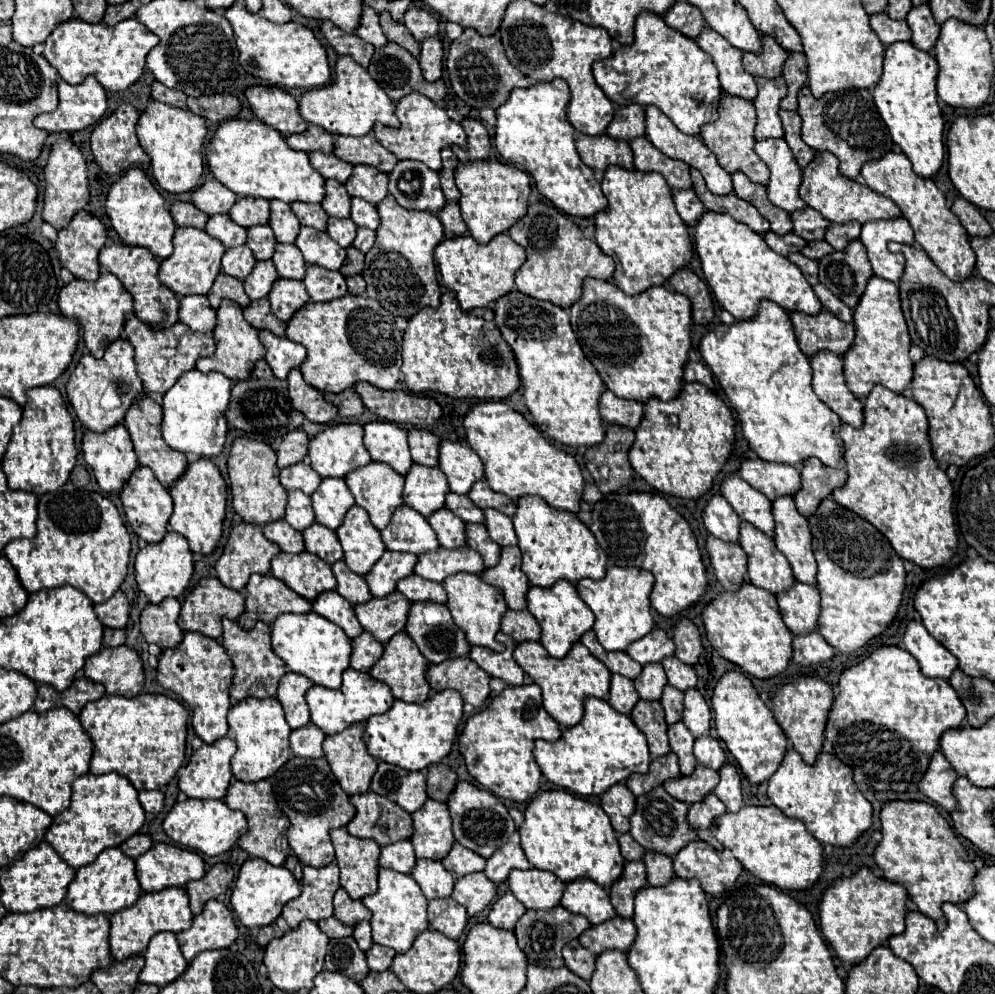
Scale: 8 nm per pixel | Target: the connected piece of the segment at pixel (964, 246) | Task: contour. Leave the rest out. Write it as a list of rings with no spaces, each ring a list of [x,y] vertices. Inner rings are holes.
[[[886,152],[880,160],[870,160],[868,164],[864,164],[860,176],[872,190],[876,190],[896,202],[896,206],[902,210],[902,216],[910,222],[916,242],[926,250],[926,254],[932,258],[932,262],[936,262],[936,266],[946,272],[948,278],[960,282],[974,272],[976,256],[970,248],[968,232],[962,228],[960,220],[946,206],[946,198],[938,190],[934,180],[918,176],[912,170],[912,164],[904,154]]]

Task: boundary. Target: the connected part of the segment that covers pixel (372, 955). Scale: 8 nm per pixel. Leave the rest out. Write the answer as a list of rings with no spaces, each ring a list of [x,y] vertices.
[[[374,944],[374,946],[366,952],[366,962],[368,962],[370,970],[374,970],[374,972],[384,972],[384,970],[390,968],[390,962],[392,962],[394,956],[396,956],[396,952],[394,952],[392,948]]]

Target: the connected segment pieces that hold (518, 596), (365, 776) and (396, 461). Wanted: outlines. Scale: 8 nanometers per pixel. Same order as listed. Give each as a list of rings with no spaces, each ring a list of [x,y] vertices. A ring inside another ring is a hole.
[[[506,546],[500,552],[500,560],[492,568],[484,568],[480,578],[498,588],[508,604],[510,610],[524,610],[526,608],[526,592],[528,592],[528,578],[520,570],[520,548]]]
[[[350,724],[344,732],[326,736],[322,748],[336,780],[346,794],[368,792],[372,774],[376,772],[376,758],[372,758],[362,740],[364,724]]]
[[[366,422],[364,446],[368,448],[372,460],[392,466],[398,474],[406,474],[412,466],[406,430],[392,422]]]

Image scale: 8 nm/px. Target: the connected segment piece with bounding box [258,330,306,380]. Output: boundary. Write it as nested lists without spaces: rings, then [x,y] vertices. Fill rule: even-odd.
[[[260,330],[260,342],[266,346],[266,362],[272,368],[274,376],[284,380],[290,372],[290,368],[296,368],[306,358],[306,348],[302,344],[296,344],[294,340],[288,340],[286,336],[276,336],[270,330]]]

